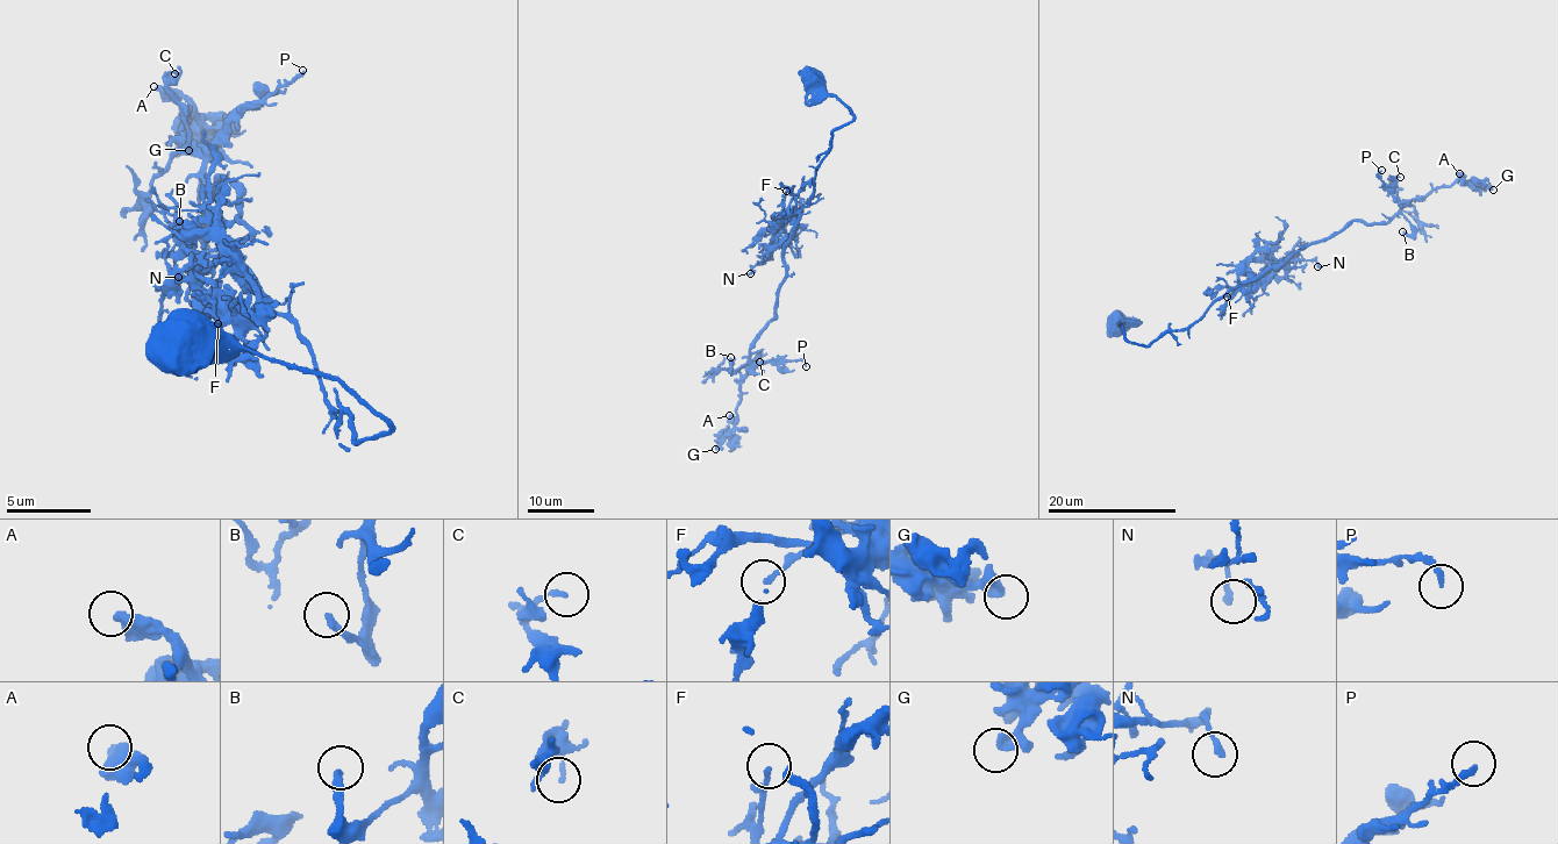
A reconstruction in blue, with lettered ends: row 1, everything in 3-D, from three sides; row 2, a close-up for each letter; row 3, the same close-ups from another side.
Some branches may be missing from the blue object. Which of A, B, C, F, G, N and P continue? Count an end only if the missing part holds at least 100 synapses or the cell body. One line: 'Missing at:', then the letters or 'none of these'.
Missing at: none of these

